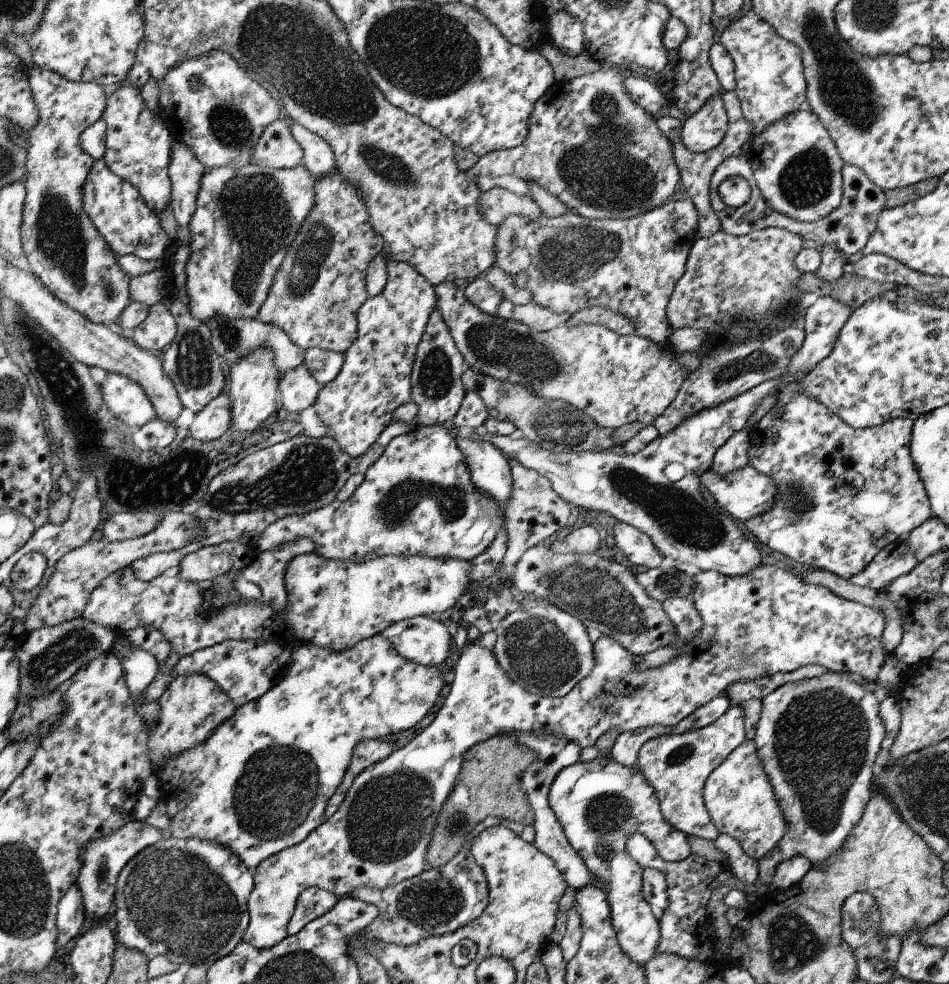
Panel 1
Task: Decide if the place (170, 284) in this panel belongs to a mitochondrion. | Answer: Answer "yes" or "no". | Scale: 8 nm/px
no

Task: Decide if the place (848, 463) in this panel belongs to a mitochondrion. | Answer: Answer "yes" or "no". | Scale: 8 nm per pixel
no

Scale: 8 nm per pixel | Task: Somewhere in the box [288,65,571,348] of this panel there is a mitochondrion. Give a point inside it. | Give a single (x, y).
(393, 170)

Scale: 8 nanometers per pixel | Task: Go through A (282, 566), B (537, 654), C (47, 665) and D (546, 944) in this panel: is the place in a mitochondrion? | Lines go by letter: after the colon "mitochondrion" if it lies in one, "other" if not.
A: other
B: mitochondrion
C: mitochondrion
D: other

